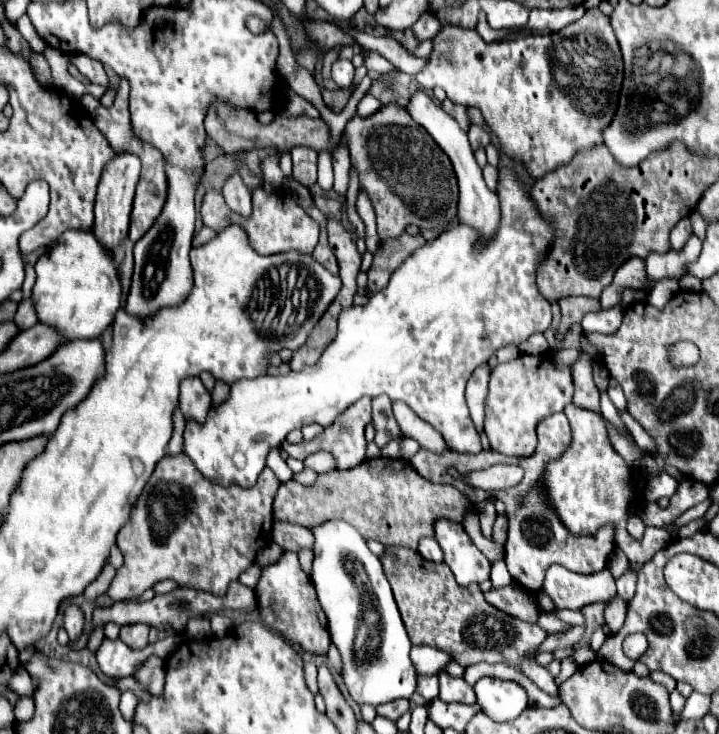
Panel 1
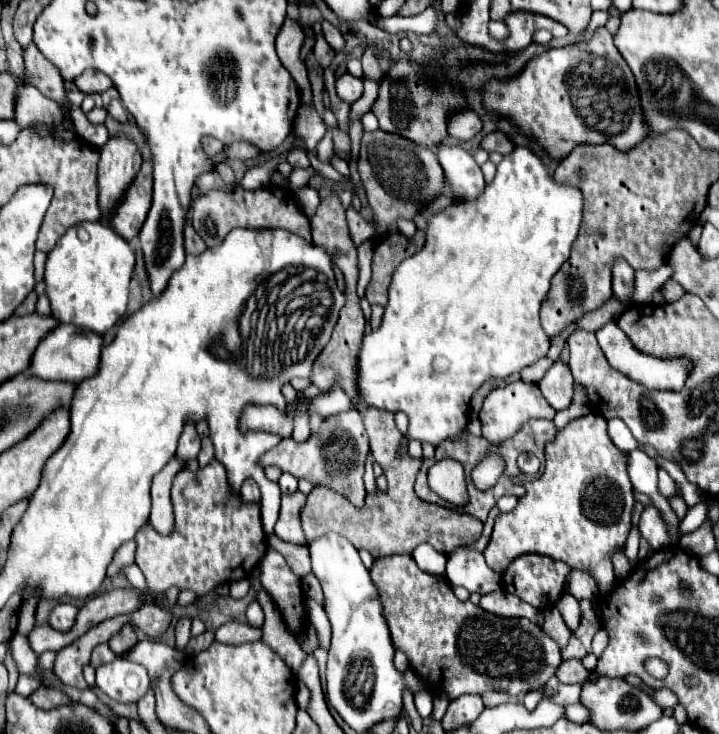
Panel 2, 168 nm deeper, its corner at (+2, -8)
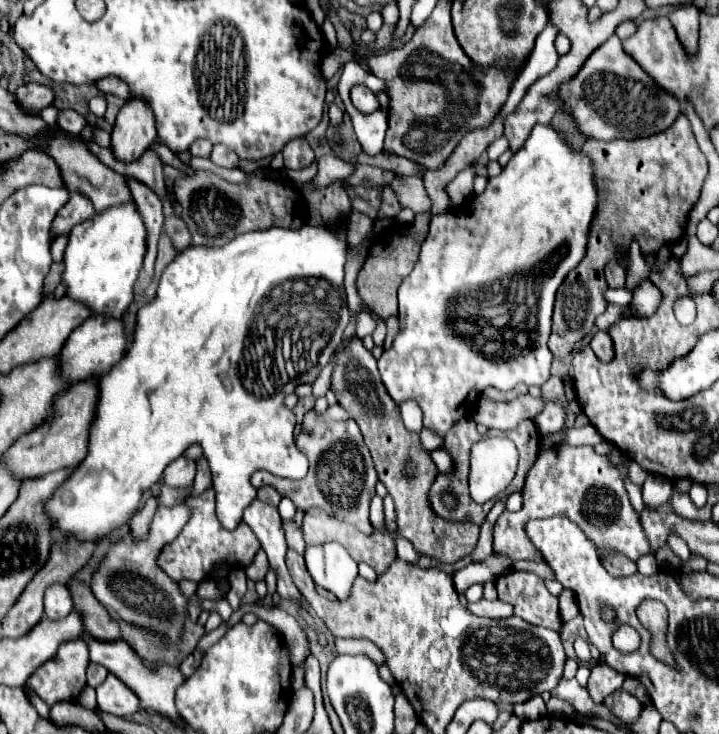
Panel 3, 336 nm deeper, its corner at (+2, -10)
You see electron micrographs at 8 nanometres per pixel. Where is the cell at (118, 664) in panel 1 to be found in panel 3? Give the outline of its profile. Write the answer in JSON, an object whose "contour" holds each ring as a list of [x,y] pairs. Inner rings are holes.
{"contour":[[[110,674],[106,682],[96,688],[96,694],[98,694],[98,708],[106,714],[128,718],[140,708],[140,700],[136,700],[136,694],[126,684],[120,684],[116,676]]]}

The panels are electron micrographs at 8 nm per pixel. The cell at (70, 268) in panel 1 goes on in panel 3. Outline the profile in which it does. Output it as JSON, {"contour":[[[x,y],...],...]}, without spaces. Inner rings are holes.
{"contour":[[[134,202],[108,208],[100,214],[96,214],[92,220],[76,224],[70,232],[70,240],[68,240],[68,246],[64,252],[64,262],[66,262],[64,282],[68,284],[68,296],[84,302],[86,306],[90,306],[92,312],[120,318],[134,298],[134,282],[138,280],[138,274],[140,274],[140,268],[144,262],[146,240],[148,240],[146,226],[144,226],[144,220]]]}

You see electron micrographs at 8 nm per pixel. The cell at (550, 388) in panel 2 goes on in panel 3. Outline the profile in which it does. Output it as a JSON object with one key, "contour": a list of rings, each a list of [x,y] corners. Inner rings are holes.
{"contour":[[[548,402],[546,408],[540,412],[540,416],[534,418],[534,424],[538,426],[538,432],[542,436],[560,432],[562,422],[564,422],[564,408],[560,404],[556,404],[556,402]]]}

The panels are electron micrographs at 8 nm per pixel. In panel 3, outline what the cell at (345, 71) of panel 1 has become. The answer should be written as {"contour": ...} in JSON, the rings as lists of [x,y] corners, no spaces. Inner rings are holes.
{"contour":[[[364,84],[352,86],[350,98],[352,98],[352,104],[354,104],[360,112],[376,112],[376,110],[380,108],[380,102],[378,102],[376,94],[374,94],[368,86],[364,86]]]}

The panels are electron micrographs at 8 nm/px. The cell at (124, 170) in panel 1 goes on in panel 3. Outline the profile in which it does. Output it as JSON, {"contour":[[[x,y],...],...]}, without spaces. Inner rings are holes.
{"contour":[[[144,98],[128,100],[118,112],[114,132],[112,132],[112,150],[120,160],[140,158],[156,138],[156,120],[150,104]]]}

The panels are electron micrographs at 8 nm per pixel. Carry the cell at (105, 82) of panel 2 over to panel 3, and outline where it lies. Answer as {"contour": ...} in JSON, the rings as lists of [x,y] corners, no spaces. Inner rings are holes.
{"contour":[[[110,76],[110,78],[98,80],[96,84],[98,84],[98,88],[100,88],[102,94],[114,94],[114,96],[118,96],[122,100],[128,100],[130,98],[130,88],[128,88],[128,84],[122,78]]]}

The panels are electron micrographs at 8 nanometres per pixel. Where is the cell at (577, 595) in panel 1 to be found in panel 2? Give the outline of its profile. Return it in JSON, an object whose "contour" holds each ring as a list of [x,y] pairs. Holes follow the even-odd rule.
{"contour":[[[598,414],[576,418],[558,432],[554,442],[548,444],[544,474],[526,486],[526,494],[518,498],[518,506],[508,514],[496,516],[492,538],[484,550],[486,564],[502,574],[506,570],[506,564],[524,552],[548,554],[556,560],[568,562],[572,568],[592,570],[600,594],[608,594],[616,581],[610,552],[616,546],[622,546],[628,538],[632,504],[634,490],[626,474],[626,462],[606,434],[606,420]]]}

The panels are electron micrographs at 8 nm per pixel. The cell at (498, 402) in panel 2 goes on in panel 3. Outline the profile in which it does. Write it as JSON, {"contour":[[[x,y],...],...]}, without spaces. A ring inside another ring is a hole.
{"contour":[[[530,394],[518,396],[510,402],[496,402],[486,396],[478,400],[478,408],[474,412],[476,424],[482,424],[486,428],[494,430],[514,430],[522,420],[534,418],[544,408],[544,402],[540,398],[532,398]]]}

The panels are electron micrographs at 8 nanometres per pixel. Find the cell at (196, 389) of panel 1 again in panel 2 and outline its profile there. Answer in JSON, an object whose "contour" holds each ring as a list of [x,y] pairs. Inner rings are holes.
{"contour":[[[190,420],[190,422],[186,422],[186,426],[182,430],[176,456],[182,460],[188,460],[188,458],[196,458],[198,452],[200,452],[200,436],[196,432],[196,424]]]}

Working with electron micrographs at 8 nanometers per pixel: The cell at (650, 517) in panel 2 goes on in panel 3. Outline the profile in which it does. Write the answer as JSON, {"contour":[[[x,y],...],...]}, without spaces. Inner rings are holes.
{"contour":[[[648,474],[642,486],[642,498],[645,506],[650,509],[657,508],[662,503],[669,501],[672,494],[671,480],[655,474]]]}

